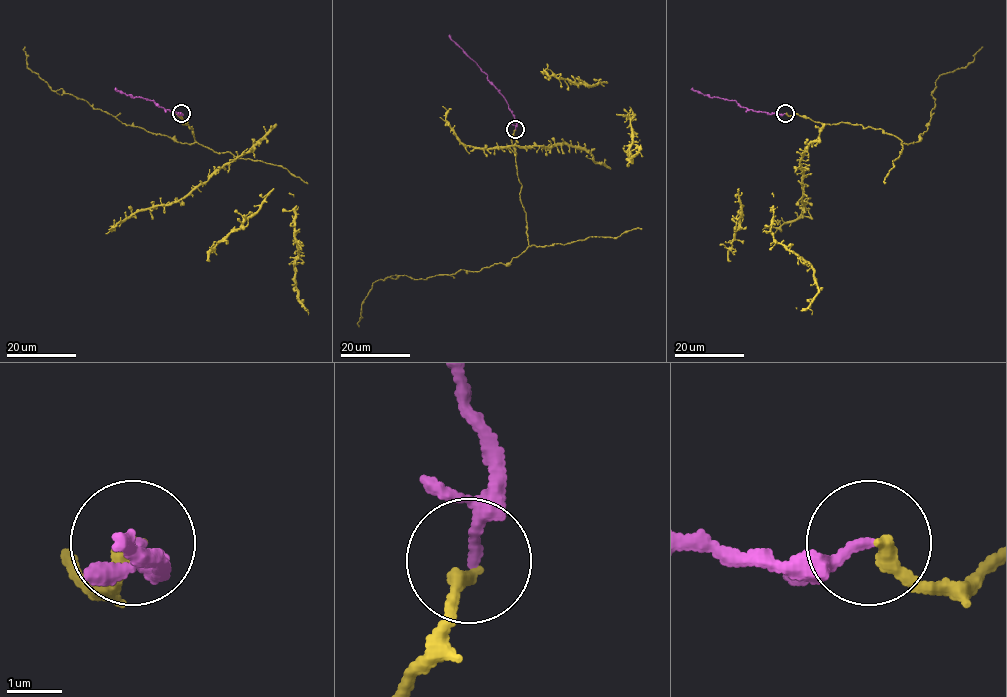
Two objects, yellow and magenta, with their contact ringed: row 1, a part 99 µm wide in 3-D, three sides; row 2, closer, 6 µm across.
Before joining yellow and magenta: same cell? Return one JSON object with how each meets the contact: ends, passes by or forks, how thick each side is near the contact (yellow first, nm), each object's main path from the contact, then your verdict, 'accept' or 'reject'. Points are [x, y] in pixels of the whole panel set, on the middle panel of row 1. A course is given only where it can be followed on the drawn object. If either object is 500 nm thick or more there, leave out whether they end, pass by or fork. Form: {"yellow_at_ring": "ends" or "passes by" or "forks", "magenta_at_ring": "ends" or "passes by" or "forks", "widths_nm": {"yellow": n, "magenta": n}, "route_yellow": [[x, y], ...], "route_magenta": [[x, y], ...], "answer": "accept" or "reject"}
{"yellow_at_ring": "ends", "magenta_at_ring": "ends", "widths_nm": {"yellow": 280, "magenta": 200}, "route_yellow": [[515, 129], [511, 142], [528, 246], [505, 264], [478, 271], [377, 280], [361, 305], [359, 326]], "route_magenta": [[515, 129], [516, 120], [505, 97], [449, 35]], "answer": "accept"}

